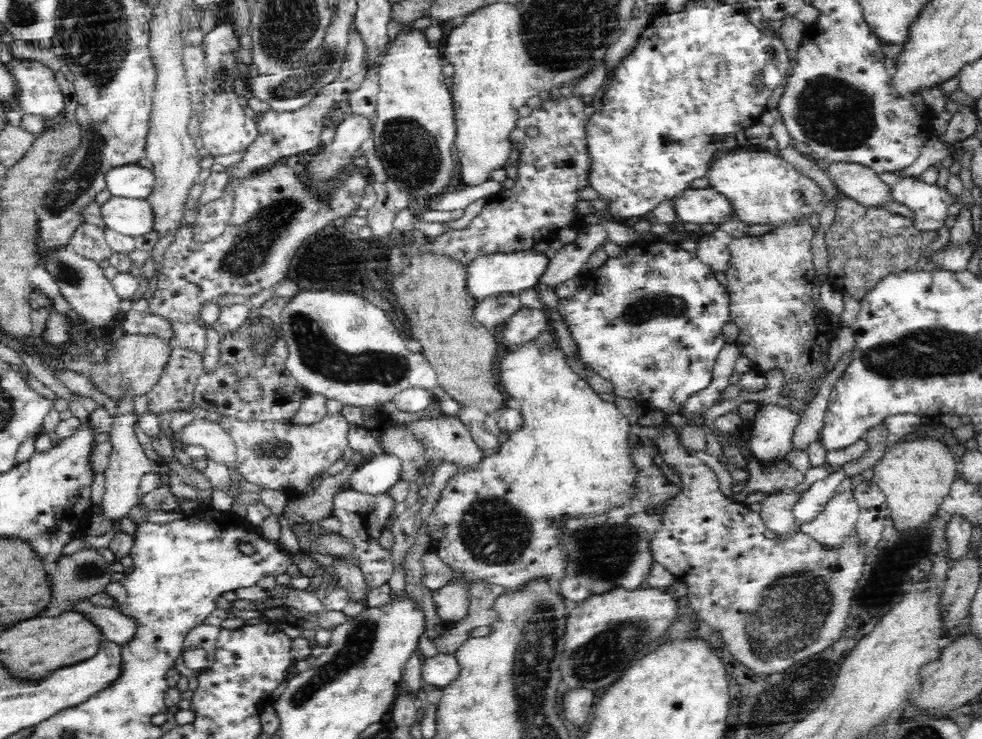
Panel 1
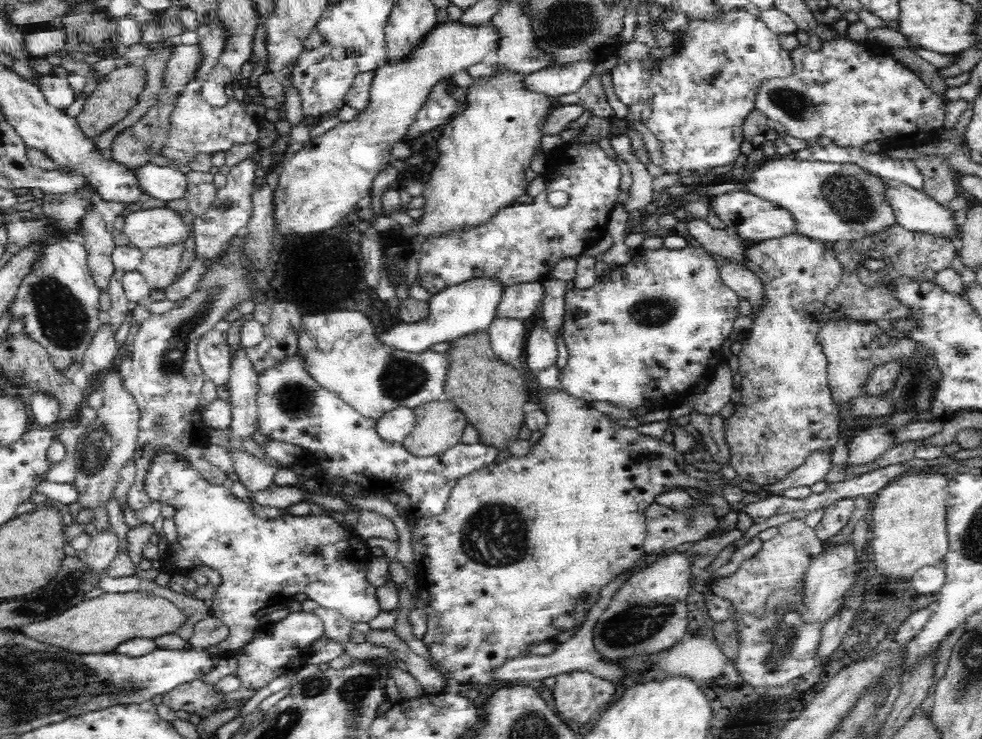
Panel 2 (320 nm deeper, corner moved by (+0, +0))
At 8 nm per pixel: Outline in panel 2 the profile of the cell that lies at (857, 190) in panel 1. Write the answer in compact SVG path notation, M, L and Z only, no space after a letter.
M887 185L884 198L894 210L896 222L905 230L928 233L954 242L961 233L955 212L930 199L922 190L906 185L901 188Z

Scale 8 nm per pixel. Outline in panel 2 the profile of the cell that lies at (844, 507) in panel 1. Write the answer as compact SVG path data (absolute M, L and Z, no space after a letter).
M852 537L851 541L846 540L839 543L835 547L822 550L807 568L805 578L803 580L803 598L805 599L805 611L801 612L801 618L805 622L828 622L844 604L846 600L846 590L850 590L852 586L852 578L855 570L855 551L853 549Z

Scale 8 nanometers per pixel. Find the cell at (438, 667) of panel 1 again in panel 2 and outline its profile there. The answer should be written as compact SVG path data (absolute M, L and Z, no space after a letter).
M624 571L620 576L617 576L608 582L602 590L600 590L600 596L596 600L596 604L592 605L592 608L587 612L585 616L585 621L578 628L576 634L572 634L566 642L557 643L555 650L550 654L550 656L526 656L514 658L513 660L508 660L506 664L496 668L493 671L493 684L492 686L503 686L503 683L512 683L514 681L535 681L546 679L548 677L558 677L560 674L574 672L576 670L580 672L590 672L599 678L608 680L609 682L616 682L622 678L627 678L627 670L620 668L618 663L615 662L603 662L603 658L595 651L594 645L594 624L598 622L598 618L602 616L602 612L608 608L610 600L616 590L630 576L633 575L632 571Z

